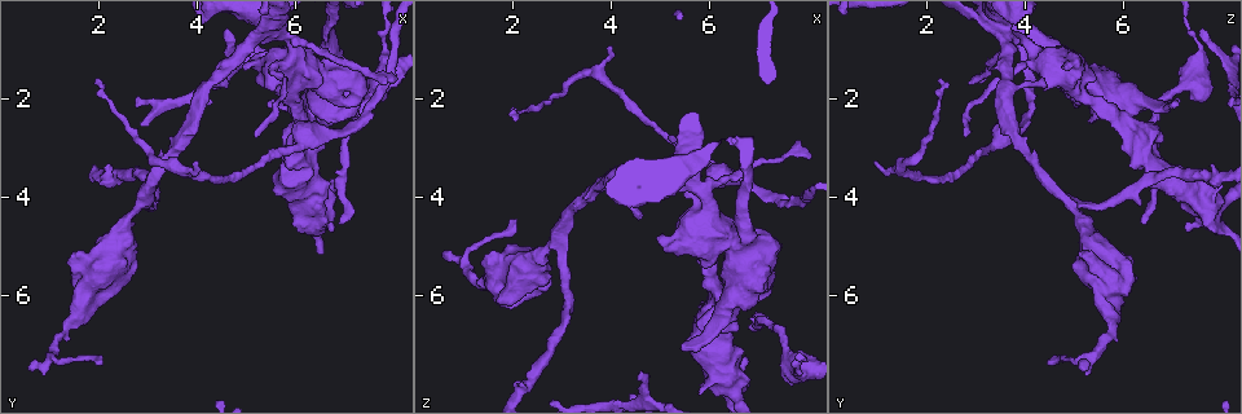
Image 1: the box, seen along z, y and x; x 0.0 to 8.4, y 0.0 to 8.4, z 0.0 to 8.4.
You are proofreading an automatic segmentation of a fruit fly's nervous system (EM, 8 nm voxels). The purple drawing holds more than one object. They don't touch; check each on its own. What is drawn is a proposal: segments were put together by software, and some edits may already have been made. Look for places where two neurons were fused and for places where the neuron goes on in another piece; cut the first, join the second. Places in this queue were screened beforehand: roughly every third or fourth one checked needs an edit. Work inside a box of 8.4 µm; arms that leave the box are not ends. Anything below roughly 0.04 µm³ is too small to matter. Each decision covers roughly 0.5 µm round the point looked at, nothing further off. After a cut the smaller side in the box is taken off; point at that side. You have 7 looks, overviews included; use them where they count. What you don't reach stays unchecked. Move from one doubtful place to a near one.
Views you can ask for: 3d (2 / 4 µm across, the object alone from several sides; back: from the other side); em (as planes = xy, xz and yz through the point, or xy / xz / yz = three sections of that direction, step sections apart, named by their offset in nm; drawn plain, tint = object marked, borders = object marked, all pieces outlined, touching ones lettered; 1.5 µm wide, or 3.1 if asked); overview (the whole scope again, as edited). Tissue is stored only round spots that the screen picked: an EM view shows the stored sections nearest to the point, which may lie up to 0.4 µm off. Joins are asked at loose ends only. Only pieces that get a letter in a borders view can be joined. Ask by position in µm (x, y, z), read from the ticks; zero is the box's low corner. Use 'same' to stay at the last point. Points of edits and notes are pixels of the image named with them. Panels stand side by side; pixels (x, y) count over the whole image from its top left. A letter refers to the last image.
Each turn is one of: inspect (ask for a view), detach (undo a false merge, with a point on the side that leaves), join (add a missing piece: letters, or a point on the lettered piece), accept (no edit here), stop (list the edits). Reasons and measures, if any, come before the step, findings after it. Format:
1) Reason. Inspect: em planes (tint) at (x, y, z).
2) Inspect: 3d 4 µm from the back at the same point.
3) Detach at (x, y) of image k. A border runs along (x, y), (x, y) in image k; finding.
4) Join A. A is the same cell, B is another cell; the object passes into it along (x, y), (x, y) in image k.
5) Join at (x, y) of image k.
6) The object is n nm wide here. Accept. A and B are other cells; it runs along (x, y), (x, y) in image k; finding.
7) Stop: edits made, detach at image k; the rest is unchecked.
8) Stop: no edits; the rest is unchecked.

Branch stops here. Inspect: em 3.1 µm planes (borders) at (5.45, 2.10, 7.10).

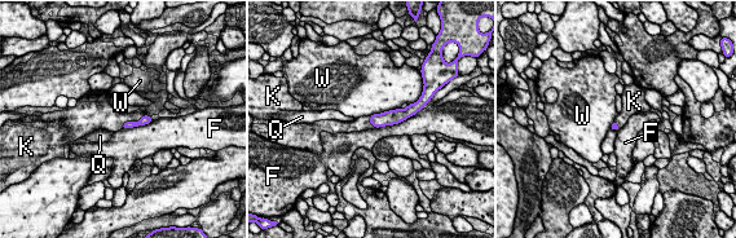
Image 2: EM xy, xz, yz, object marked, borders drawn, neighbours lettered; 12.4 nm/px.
Join at (114, 119) of image 2. K is the same cell, F, Q and W are other cells; it goes on there.

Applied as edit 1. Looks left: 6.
Three-way junction. Inspect: 3d 2 µm at (2.85, 4.10, 4.95).

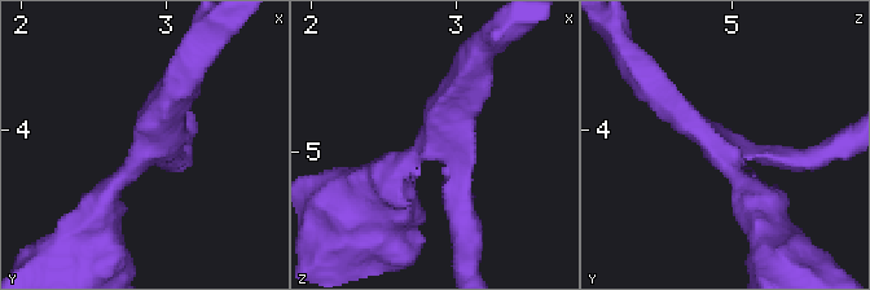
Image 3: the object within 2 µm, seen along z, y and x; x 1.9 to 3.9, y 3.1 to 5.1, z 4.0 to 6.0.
3 arms meet here; the arms are 180, 220, 300 nm wide; shape alone is not enough. Inspect: em planes (tint) at (2.86, 4.16, 4.92).

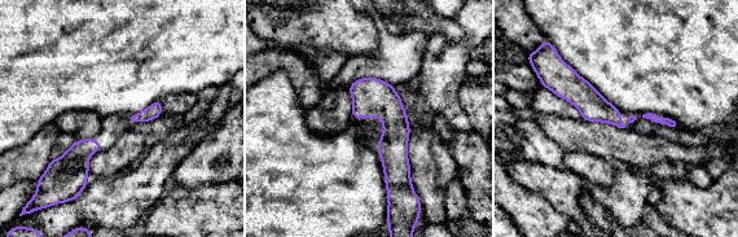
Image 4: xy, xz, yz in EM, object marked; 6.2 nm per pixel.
See the neighbours. Inspect: em planes (borders) at the same point.

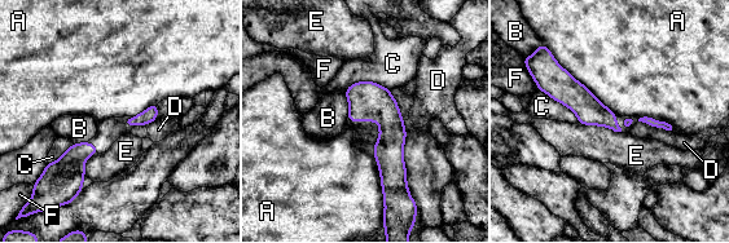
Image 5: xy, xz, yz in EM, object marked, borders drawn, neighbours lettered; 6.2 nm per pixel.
Accept. A, B, C, D, E and F are other cells; a border runs along (579, 122), (605, 126), (619, 132) in image 5; continuous, no second neuron.

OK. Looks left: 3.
Stop: edits made, join at image 2; the rest is unchecked.

